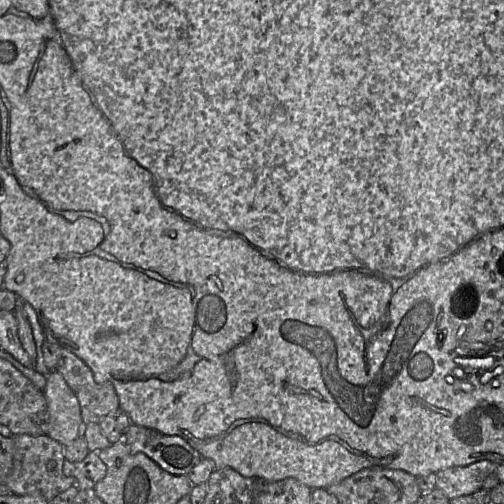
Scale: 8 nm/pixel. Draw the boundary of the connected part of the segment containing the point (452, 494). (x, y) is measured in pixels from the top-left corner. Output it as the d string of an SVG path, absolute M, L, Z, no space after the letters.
M489 460L446 468L436 473L436 488L450 500L467 496L481 489L486 477L496 468L497 464Z

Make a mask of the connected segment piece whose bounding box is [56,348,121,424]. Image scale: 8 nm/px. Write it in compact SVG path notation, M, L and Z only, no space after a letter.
M65 348L61 349L61 357L56 366L56 371L64 377L68 386L77 396L84 424L99 424L101 420L109 414L121 411L119 410L119 398L113 384L110 382L96 382L93 371L85 364L83 360L71 351Z

